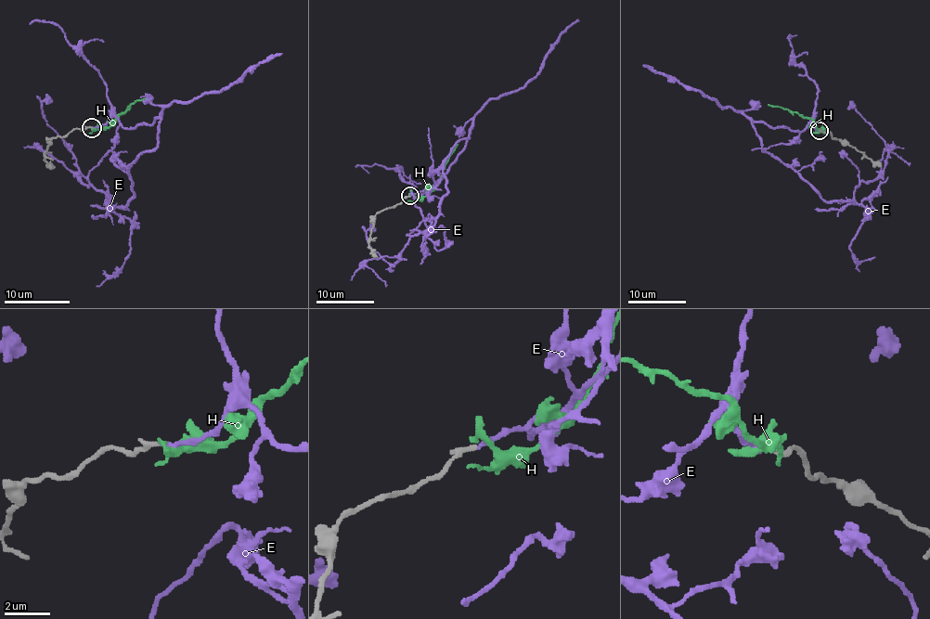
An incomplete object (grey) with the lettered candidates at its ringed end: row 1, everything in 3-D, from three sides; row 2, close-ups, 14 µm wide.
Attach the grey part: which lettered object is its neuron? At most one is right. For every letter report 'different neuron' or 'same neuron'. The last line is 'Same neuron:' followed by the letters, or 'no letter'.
E: same neuron
H: different neuron
Same neuron: E

